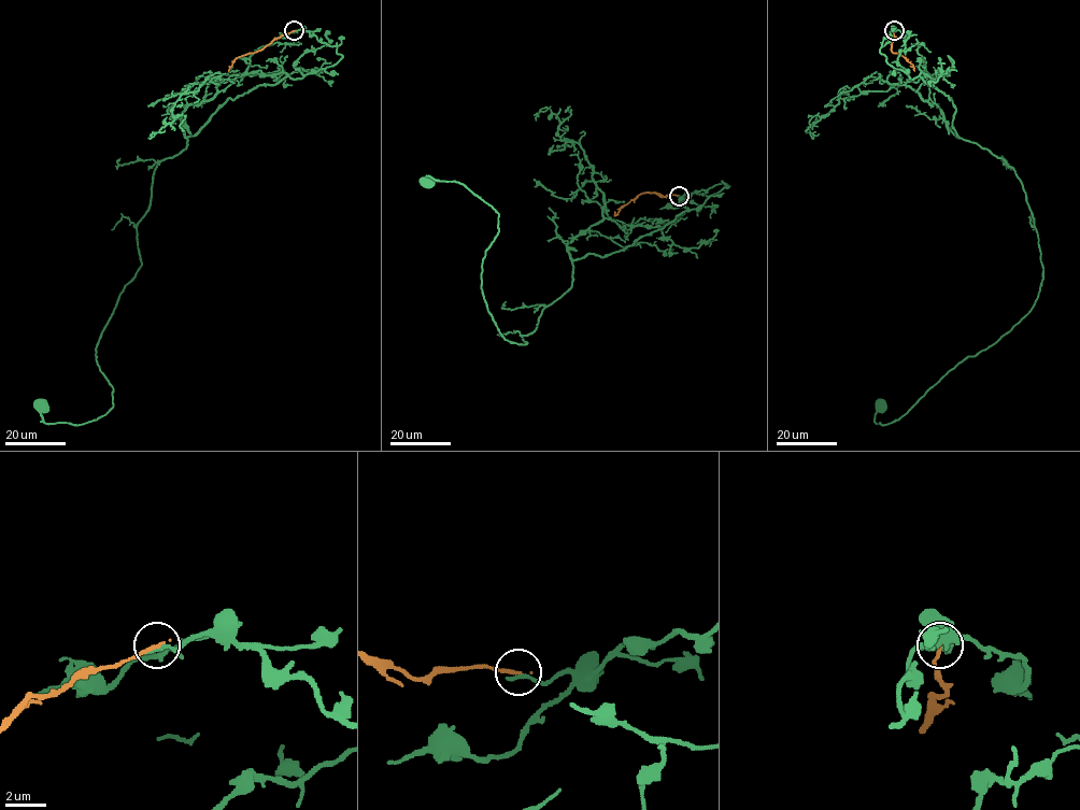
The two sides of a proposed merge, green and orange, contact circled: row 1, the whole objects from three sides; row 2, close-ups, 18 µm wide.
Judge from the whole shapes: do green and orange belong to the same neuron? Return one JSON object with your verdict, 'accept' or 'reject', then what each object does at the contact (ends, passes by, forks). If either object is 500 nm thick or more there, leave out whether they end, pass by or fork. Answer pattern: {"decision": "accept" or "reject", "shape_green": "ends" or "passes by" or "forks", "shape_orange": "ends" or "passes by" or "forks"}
{"decision": "reject", "shape_green": "ends", "shape_orange": "ends"}

